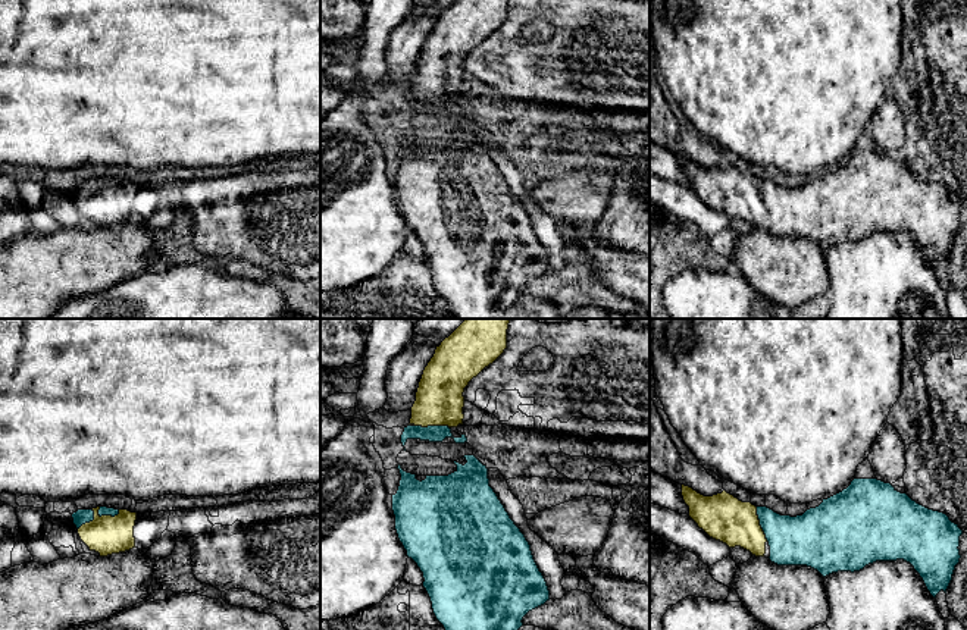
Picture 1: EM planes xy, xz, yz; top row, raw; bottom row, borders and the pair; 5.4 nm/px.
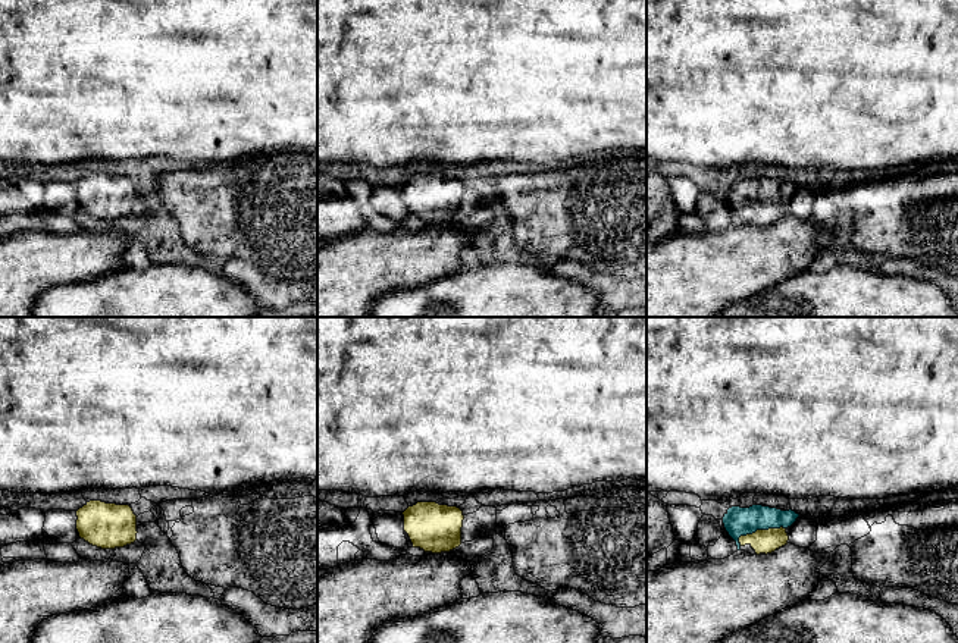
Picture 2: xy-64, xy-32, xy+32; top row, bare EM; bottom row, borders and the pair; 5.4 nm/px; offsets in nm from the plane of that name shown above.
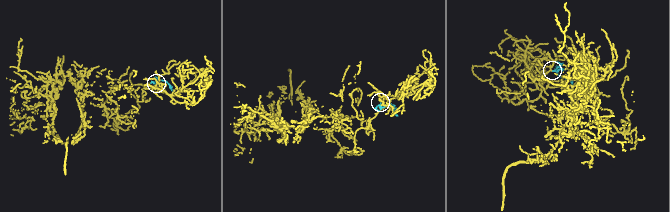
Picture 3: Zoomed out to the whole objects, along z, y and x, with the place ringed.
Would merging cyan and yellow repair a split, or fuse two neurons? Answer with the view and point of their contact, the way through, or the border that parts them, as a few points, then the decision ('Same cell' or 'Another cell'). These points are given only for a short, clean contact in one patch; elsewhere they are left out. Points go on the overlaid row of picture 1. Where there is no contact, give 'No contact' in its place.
Touches cyan at xz (432, 426). Path across: xz (434, 433), (432, 426), (432, 413), (440, 401). Same cell

